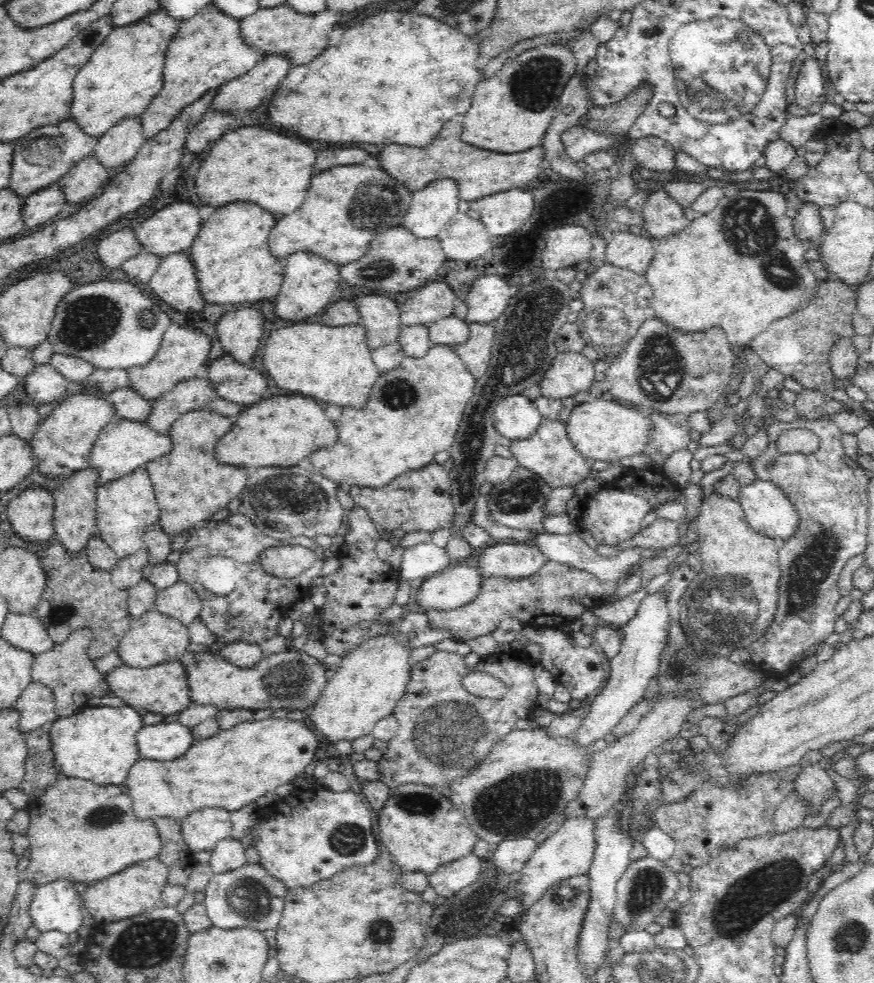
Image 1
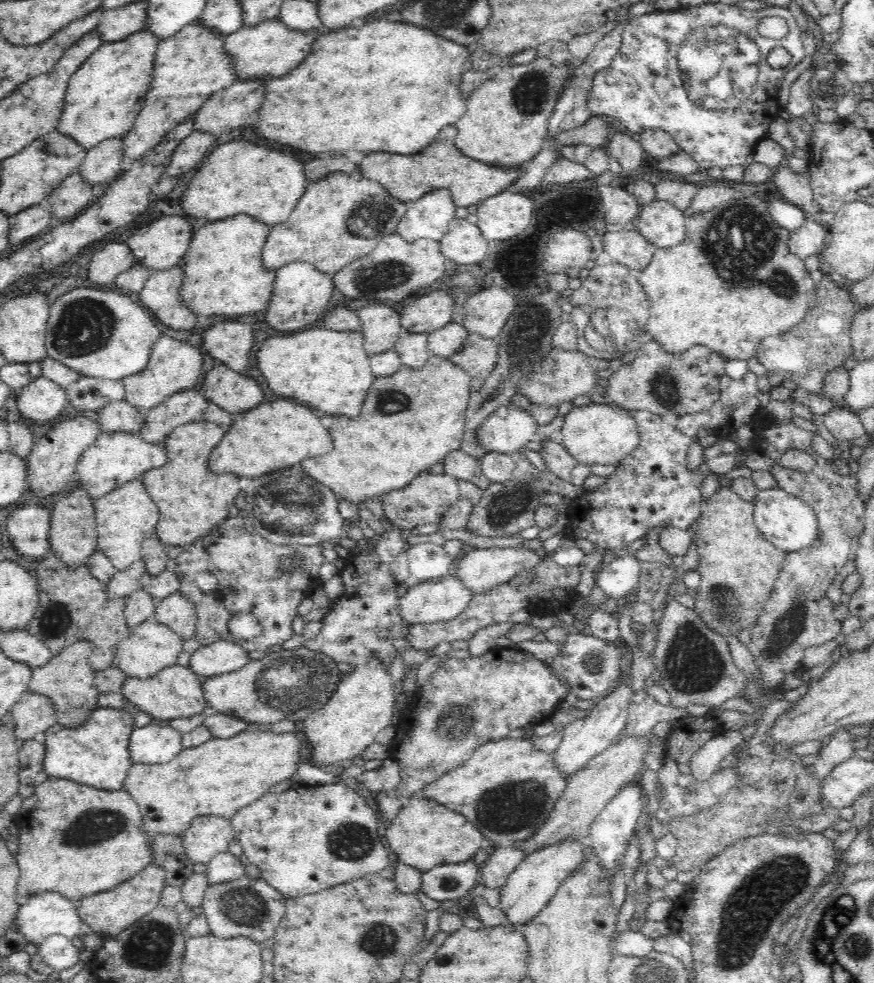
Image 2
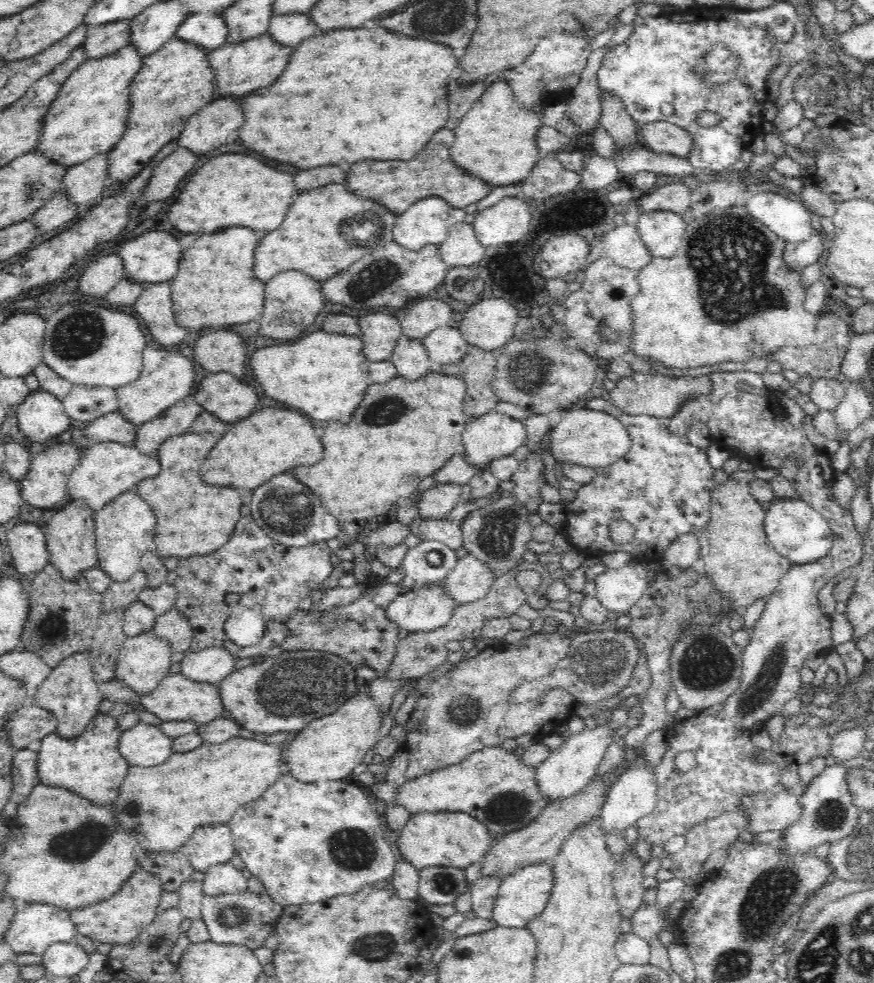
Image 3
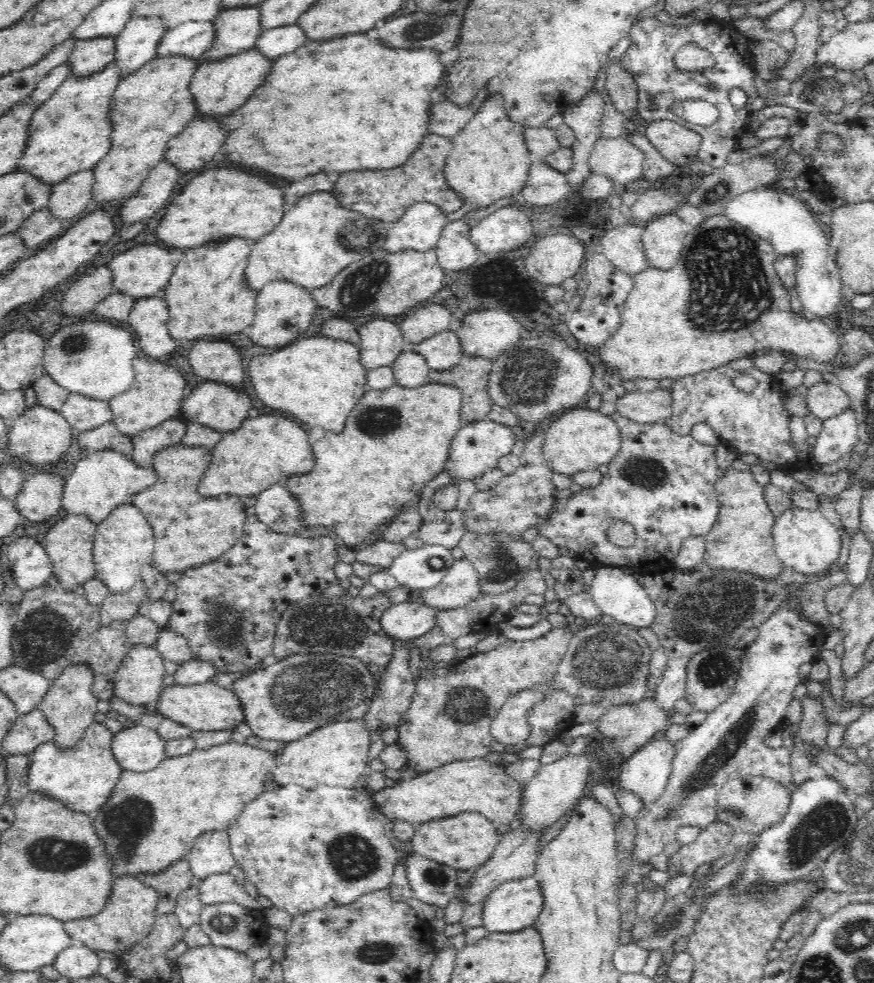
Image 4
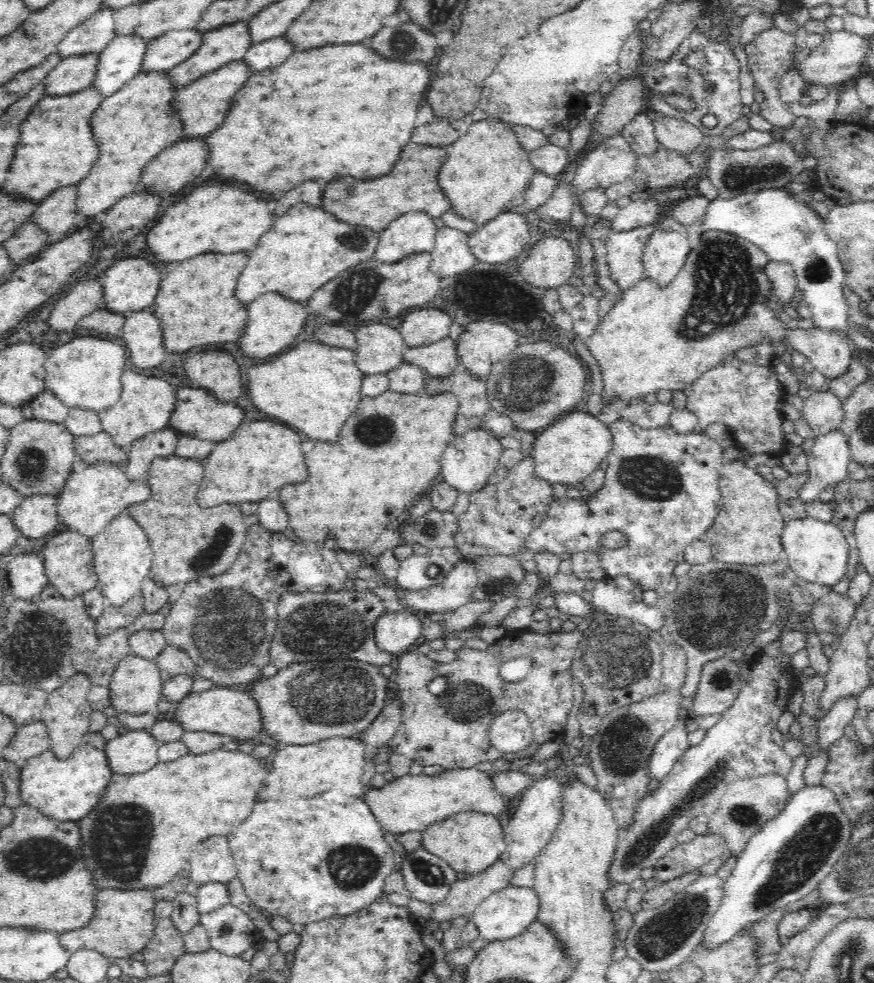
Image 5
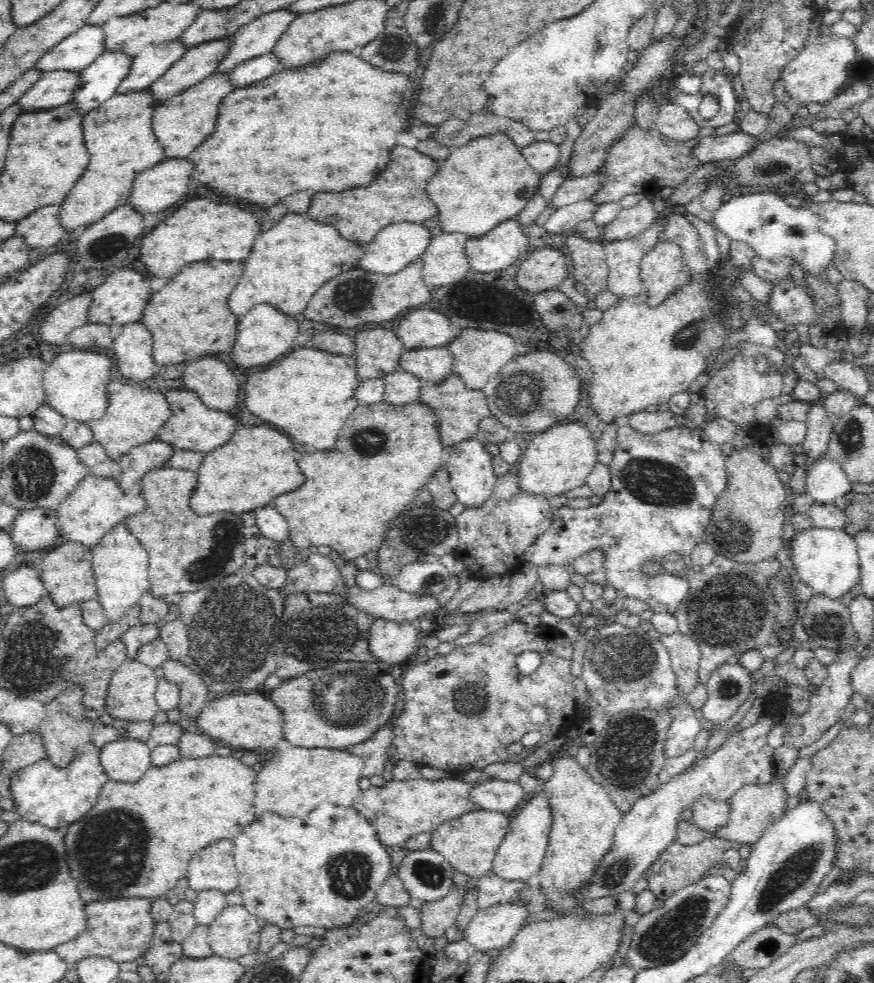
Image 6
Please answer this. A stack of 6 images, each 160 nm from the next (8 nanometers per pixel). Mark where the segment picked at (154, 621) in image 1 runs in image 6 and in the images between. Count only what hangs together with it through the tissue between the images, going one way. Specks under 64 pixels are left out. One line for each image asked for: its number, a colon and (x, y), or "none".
2: (152, 647)
3: (144, 661)
4: (139, 680)
5: (136, 686)
6: (131, 696)

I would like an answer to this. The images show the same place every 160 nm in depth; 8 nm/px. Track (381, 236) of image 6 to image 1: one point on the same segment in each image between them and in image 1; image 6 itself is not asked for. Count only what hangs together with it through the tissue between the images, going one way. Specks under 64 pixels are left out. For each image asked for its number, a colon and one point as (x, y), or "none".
1: (431, 209)
2: (428, 218)
3: (427, 222)
4: (419, 229)
5: (414, 233)

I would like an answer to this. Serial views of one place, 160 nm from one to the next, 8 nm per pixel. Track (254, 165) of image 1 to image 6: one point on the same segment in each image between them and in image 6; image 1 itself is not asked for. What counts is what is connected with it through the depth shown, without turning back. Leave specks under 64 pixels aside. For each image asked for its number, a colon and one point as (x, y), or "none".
2: (238, 178)
3: (230, 190)
4: (220, 205)
5: (215, 218)
6: (201, 230)

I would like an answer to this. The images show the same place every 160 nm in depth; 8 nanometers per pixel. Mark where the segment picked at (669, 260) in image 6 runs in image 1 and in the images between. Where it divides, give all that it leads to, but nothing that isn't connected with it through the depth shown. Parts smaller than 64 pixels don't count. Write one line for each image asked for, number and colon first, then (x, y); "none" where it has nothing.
1: (663, 218)
2: (663, 225)
3: (661, 232)
4: (663, 240)
5: (666, 253)

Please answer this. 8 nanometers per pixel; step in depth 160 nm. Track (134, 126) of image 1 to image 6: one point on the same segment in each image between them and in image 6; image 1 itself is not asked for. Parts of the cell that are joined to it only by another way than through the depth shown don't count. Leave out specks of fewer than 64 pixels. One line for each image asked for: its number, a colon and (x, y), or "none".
2: (101, 165)
3: (83, 185)
4: (69, 199)
5: (53, 217)
6: (40, 230)

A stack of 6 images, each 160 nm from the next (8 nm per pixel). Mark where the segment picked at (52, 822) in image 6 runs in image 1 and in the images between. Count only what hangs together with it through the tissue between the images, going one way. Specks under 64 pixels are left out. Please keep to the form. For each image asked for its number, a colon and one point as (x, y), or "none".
1: (98, 745)
2: (95, 754)
3: (90, 765)
4: (82, 778)
5: (62, 790)

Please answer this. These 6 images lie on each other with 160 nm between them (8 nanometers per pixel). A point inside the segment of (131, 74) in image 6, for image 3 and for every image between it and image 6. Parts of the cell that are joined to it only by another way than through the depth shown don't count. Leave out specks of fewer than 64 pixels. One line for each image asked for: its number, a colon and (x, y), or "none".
3: (206, 31)
4: (191, 40)
5: (168, 50)

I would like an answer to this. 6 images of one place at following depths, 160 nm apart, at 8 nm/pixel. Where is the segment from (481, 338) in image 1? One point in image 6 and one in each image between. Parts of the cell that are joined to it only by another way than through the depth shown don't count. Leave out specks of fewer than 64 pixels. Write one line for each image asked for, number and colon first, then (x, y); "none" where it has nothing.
2: (478, 357)
3: (477, 368)
4: (471, 375)
5: (472, 403)
6: (458, 410)

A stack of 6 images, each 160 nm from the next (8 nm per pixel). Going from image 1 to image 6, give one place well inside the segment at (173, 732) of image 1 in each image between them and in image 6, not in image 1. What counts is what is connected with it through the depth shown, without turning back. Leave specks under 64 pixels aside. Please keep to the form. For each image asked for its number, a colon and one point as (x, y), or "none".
2: (157, 745)
3: (143, 745)
4: (138, 749)
5: (134, 752)
6: (125, 761)

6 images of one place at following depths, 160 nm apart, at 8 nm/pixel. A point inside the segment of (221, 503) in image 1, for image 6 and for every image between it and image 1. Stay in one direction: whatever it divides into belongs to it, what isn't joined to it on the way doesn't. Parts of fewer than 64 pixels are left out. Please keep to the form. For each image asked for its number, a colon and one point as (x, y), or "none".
2: (192, 501)
3: (191, 522)
4: (171, 505)
5: (189, 543)
6: (188, 553)

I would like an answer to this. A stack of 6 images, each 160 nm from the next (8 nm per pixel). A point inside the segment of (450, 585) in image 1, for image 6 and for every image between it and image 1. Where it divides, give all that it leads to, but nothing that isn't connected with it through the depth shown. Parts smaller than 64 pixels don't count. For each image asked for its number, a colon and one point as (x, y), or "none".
2: (443, 599)
3: (425, 608)
4: (404, 622)
5: (396, 632)
6: (392, 643)

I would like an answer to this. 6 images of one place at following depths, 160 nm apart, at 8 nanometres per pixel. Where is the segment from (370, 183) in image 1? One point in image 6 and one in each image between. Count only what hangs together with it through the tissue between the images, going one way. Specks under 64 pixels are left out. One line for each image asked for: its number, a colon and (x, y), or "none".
2: (342, 218)
3: (327, 229)
4: (315, 240)
5: (303, 250)
6: (288, 264)

